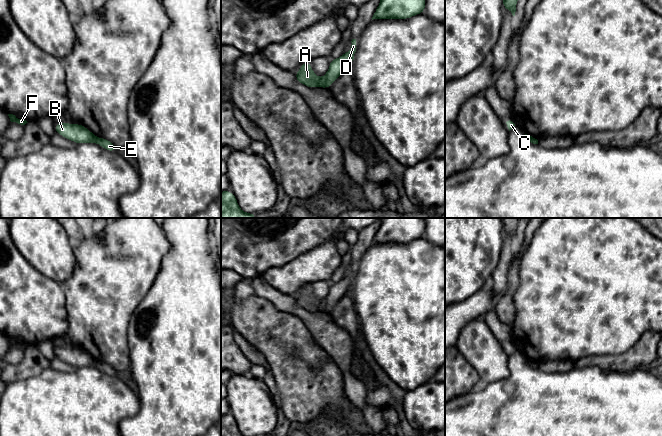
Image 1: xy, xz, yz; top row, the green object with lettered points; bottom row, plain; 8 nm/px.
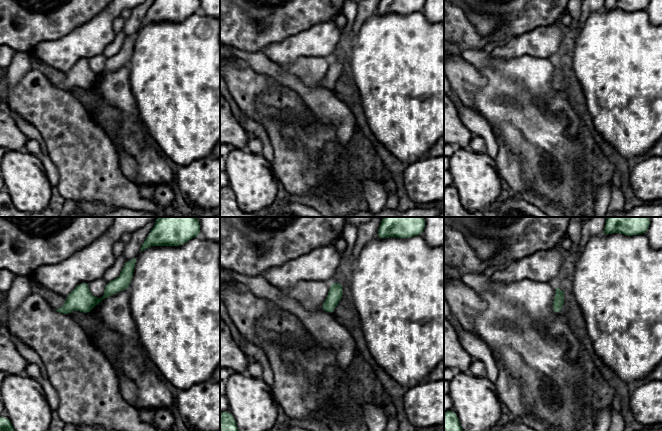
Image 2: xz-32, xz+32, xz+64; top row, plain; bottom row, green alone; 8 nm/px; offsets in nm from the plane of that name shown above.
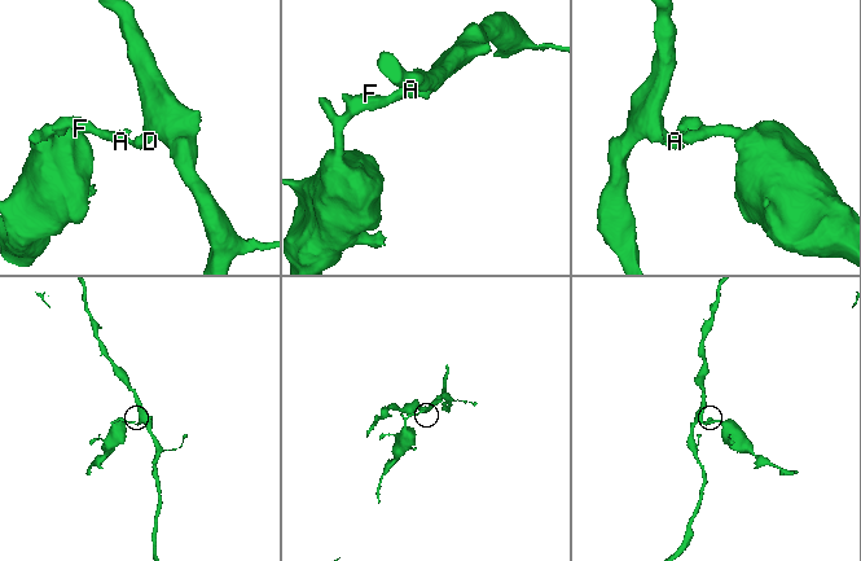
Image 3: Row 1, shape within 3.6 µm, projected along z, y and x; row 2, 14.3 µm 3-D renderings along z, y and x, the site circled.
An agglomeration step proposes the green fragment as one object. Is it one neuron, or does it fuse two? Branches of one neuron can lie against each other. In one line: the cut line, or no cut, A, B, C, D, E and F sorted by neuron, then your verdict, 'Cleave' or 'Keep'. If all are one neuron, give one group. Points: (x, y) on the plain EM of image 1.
Split along xz (320, 303), (318, 309). Groups: A B C F / D E. Cleave

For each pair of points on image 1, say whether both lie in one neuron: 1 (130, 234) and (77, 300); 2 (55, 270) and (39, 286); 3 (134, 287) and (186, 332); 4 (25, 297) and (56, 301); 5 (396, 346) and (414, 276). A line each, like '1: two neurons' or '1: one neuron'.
1: one neuron
2: two neurons
3: two neurons
4: one neuron
5: one neuron

